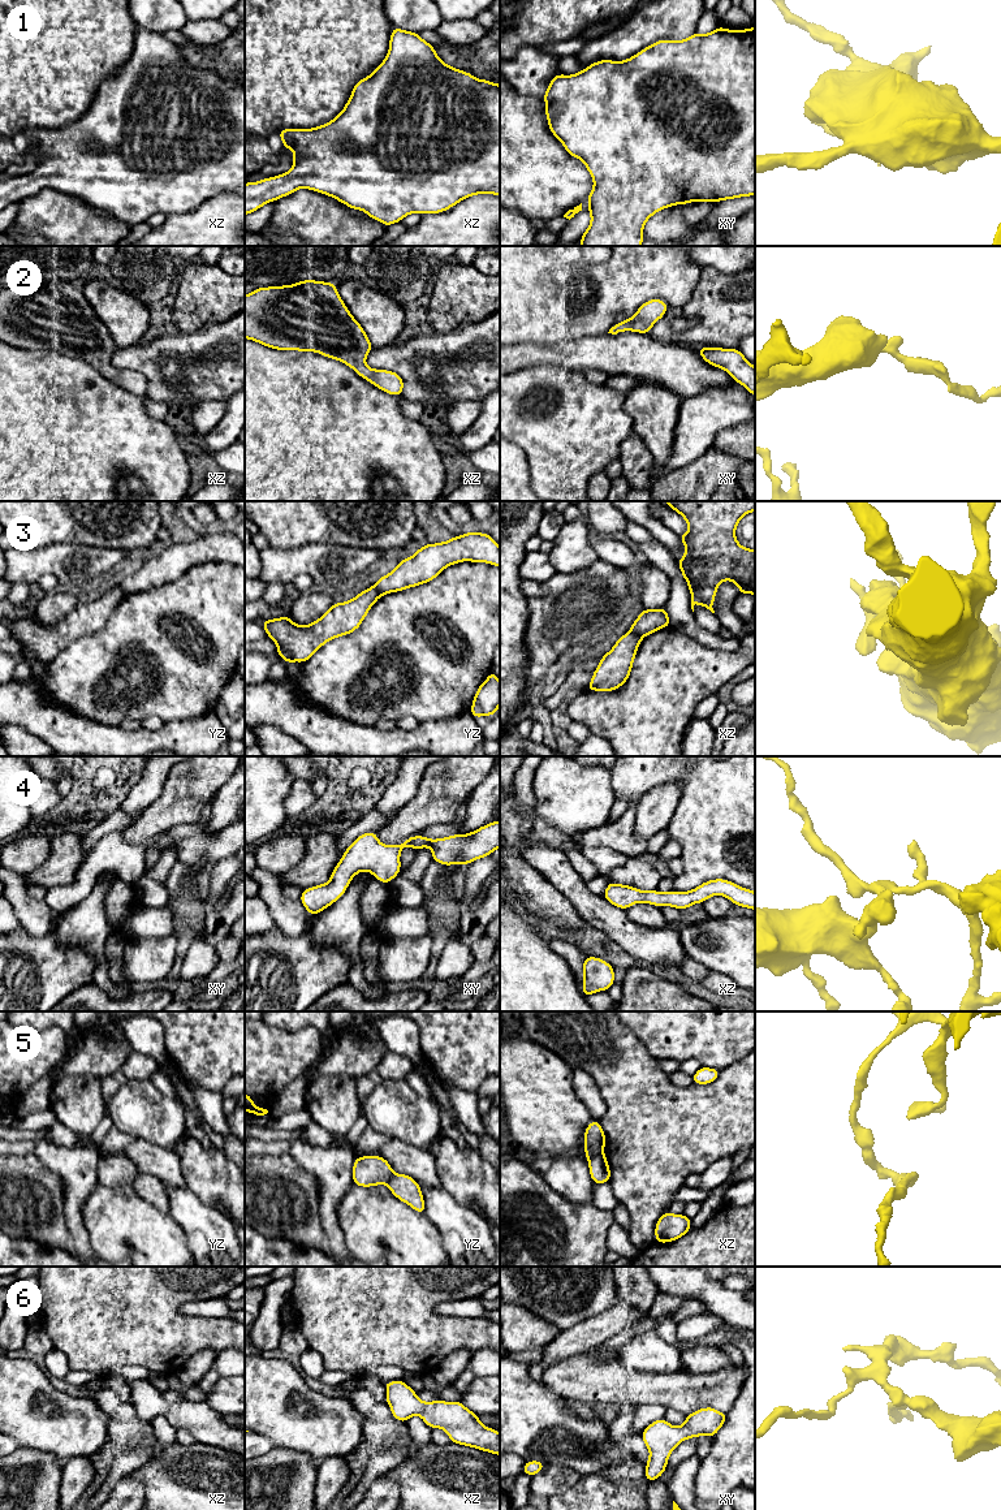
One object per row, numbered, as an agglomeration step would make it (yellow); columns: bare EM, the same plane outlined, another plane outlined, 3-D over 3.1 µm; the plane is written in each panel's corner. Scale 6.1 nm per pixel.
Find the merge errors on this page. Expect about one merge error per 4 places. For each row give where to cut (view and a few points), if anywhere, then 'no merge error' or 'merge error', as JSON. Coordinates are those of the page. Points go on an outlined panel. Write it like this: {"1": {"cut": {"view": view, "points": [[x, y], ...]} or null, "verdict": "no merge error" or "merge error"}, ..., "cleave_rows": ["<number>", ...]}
{"1": {"cut": null, "verdict": "no merge error"}, "2": {"cut": null, "verdict": "no merge error"}, "3": {"cut": {"view": "xz", "points": [[629, 631], [642, 637]]}, "verdict": "merge error"}, "4": {"cut": null, "verdict": "no merge error"}, "5": {"cut": {"view": "xz", "points": [[603, 1153], [589, 1159]]}, "verdict": "merge error"}, "6": {"cut": null, "verdict": "no merge error"}, "cleave_rows": ["3", "5"]}

